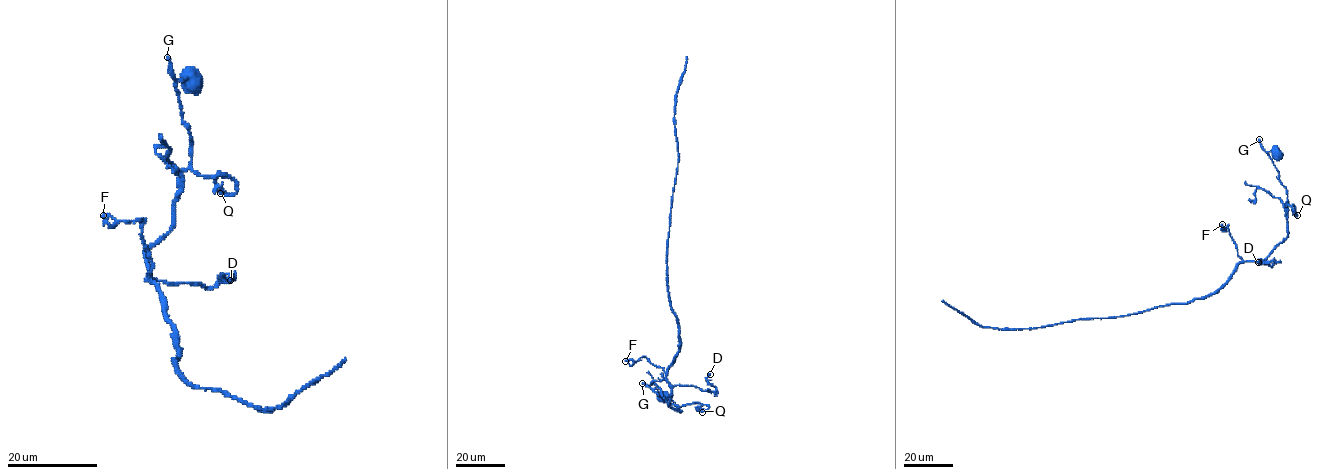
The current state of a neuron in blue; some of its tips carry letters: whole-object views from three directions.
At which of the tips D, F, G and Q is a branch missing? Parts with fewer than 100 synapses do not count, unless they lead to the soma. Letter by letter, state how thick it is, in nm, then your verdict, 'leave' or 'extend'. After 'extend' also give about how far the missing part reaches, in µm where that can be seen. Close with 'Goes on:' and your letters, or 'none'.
D: calibre 220 nm; leave
F: calibre 150 nm; leave
G: calibre 280 nm; leave
Q: calibre 170 nm; leave
Goes on: none

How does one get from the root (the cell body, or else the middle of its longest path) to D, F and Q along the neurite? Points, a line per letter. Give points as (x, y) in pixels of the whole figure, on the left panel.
D: (193, 84), (175, 84), (191, 164), (173, 227), (146, 252), (149, 276), (230, 280)
F: (193, 84), (175, 84), (191, 164), (173, 227), (146, 252), (153, 280), (143, 219), (109, 225), (103, 215)
Q: (193, 84), (175, 84), (192, 143), (191, 168), (227, 175), (215, 179), (220, 193)

